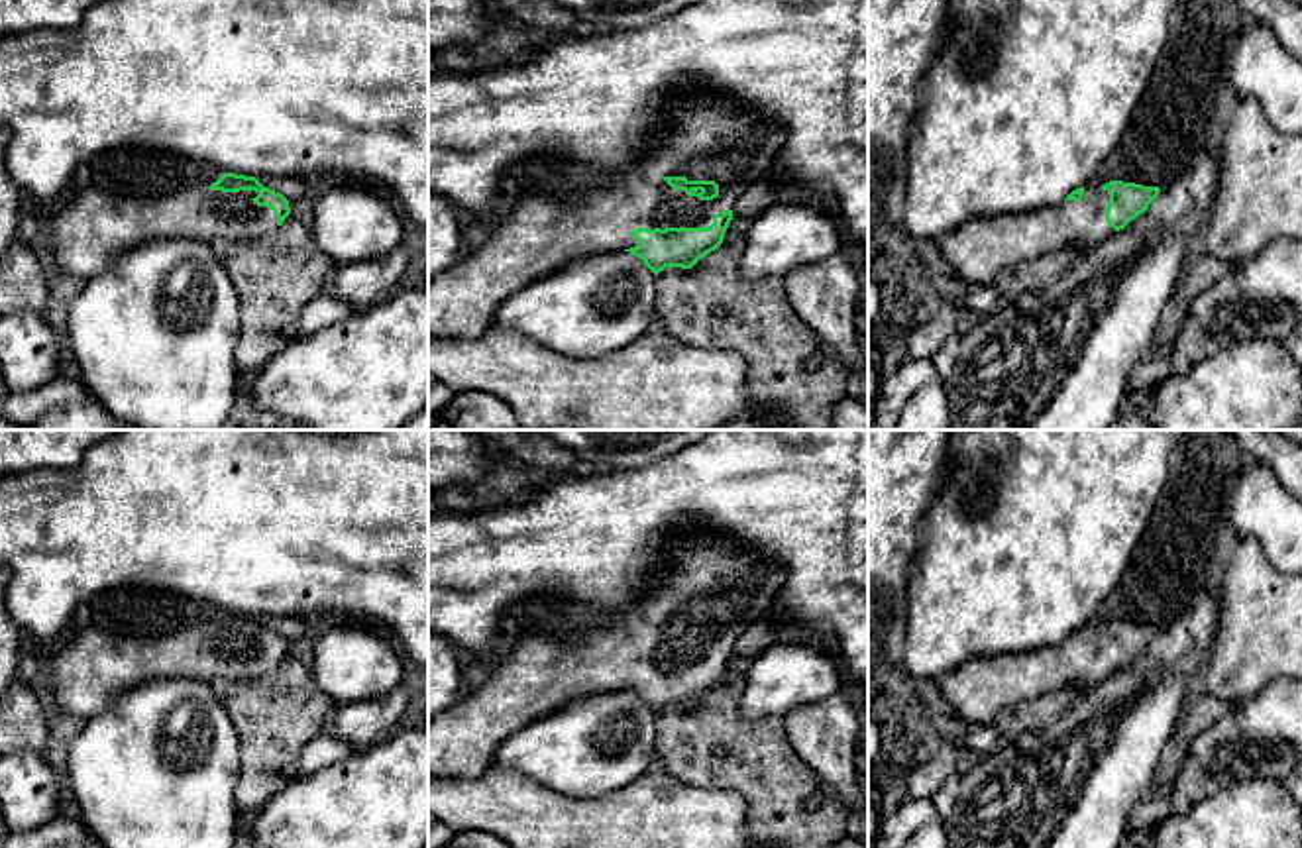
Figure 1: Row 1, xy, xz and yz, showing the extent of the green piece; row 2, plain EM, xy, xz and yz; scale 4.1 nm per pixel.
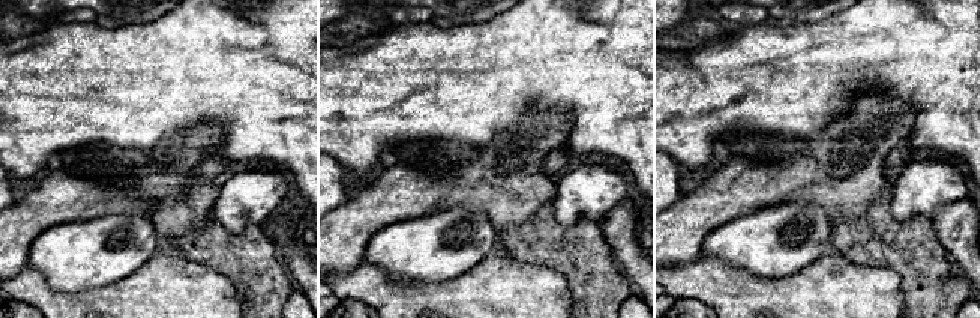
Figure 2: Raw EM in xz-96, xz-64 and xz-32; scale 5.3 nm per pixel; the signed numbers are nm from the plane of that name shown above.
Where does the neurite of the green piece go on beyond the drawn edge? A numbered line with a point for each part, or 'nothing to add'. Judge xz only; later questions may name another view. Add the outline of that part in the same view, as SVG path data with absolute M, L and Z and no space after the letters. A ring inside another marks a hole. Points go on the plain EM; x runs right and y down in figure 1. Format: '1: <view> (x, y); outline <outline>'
1: xz (704, 576); outline M685 526L664 548L660 571L632 609L605 612L605 622L597 628L587 626L564 638L524 626L524 636L511 654L487 677L475 681L463 699L428 722L428 777L483 775L505 738L575 699L638 685L630 675L632 669L711 665L715 654L732 650L744 630L764 622L784 583L786 571L772 559L705 526ZM666 616L715 620L719 636L689 638L685 630L672 628Z

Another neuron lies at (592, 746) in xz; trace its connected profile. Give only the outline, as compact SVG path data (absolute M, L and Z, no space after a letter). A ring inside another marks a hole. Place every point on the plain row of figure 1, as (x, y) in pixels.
M630 691L575 699L505 738L493 764L566 797L599 799L654 771L656 715Z

